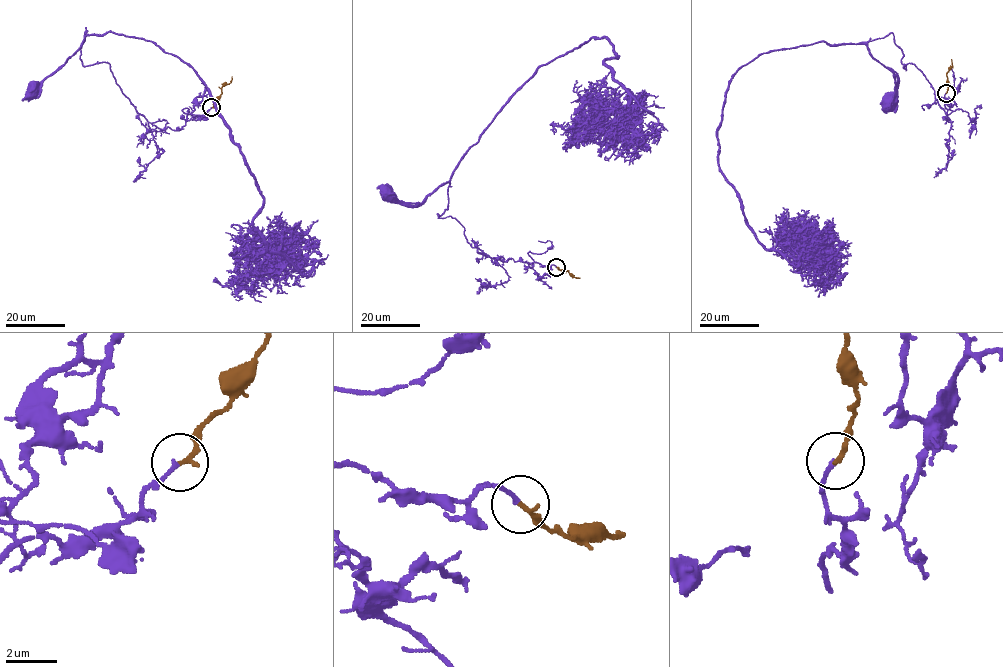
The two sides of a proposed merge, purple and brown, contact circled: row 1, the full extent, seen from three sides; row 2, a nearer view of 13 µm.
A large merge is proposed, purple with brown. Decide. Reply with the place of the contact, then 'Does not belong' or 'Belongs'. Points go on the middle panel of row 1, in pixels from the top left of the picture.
Place: (556, 267). Belongs

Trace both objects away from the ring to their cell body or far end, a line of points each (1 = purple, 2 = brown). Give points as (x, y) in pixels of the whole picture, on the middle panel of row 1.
1: (556, 267), (502, 261), (473, 247), (458, 221), (437, 214), (447, 209), (450, 184), (421, 203), (385, 194)
2: (556, 267), (579, 277)

